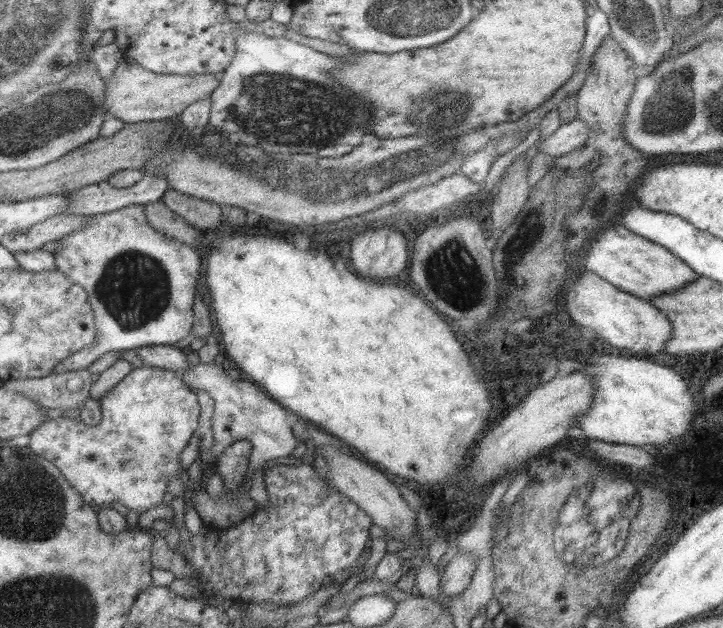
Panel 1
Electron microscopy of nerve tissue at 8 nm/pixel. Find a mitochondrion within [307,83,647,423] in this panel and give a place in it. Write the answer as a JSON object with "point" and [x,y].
{"point":[452,271]}

